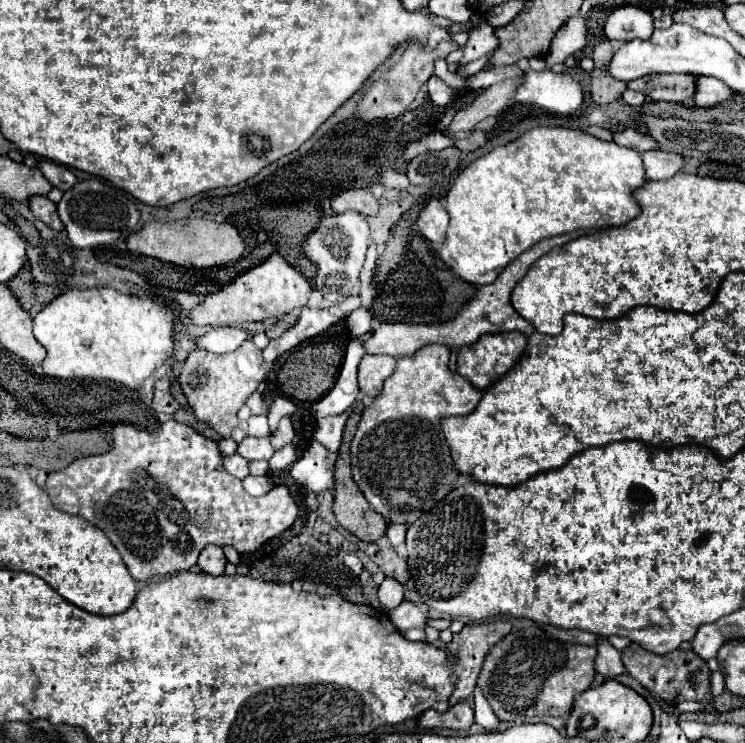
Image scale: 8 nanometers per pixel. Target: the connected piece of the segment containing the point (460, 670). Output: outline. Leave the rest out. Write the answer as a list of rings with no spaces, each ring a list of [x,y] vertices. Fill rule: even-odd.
[[[497,618],[493,622],[467,624],[459,634],[453,634],[453,640],[449,642],[449,652],[457,656],[453,672],[455,676],[459,676],[459,682],[449,698],[451,706],[473,696],[485,656],[489,654],[493,644],[497,644],[497,640],[503,640],[503,636],[507,636],[509,632],[511,622]]]

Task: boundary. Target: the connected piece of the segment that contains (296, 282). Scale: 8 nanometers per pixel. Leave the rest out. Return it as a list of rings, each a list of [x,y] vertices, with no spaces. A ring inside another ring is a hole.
[[[271,254],[263,264],[247,270],[231,284],[225,284],[219,292],[209,294],[201,306],[191,312],[191,320],[197,326],[225,326],[243,322],[263,322],[269,318],[279,318],[295,308],[303,308],[311,296],[313,288],[309,280],[281,254]]]

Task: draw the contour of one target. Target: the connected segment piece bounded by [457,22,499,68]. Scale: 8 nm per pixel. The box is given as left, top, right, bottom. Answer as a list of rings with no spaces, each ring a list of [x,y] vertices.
[[[481,22],[479,26],[475,26],[475,28],[471,28],[471,32],[469,32],[469,42],[465,44],[465,48],[463,48],[463,58],[461,58],[461,62],[457,64],[457,68],[461,68],[461,66],[467,66],[469,62],[473,62],[473,60],[477,60],[477,58],[481,58],[481,56],[485,56],[485,54],[493,54],[499,44],[499,40],[497,40],[497,36],[495,36],[495,28],[491,26],[491,24],[487,24],[487,22]]]

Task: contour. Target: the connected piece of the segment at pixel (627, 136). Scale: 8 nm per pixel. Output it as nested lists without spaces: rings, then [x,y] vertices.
[[[627,128],[627,130],[623,130],[623,132],[615,132],[615,134],[613,134],[613,142],[617,142],[619,146],[633,148],[633,150],[637,150],[637,152],[647,152],[647,150],[659,148],[651,136],[641,134],[641,132],[637,132],[637,130],[631,130],[631,128]]]

